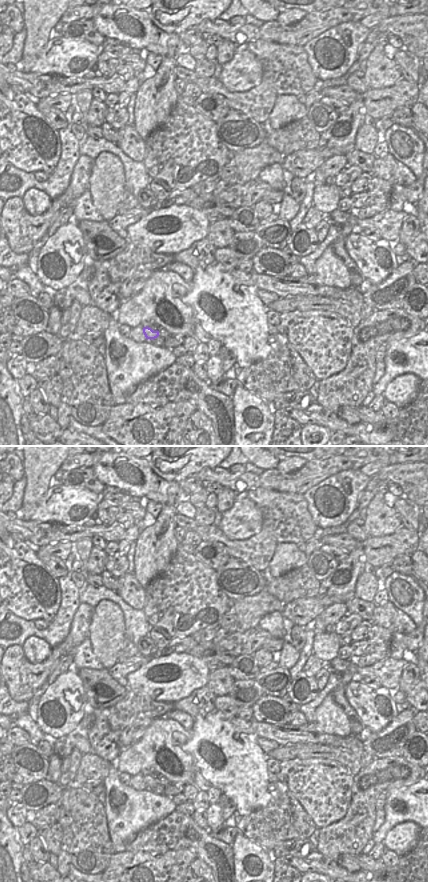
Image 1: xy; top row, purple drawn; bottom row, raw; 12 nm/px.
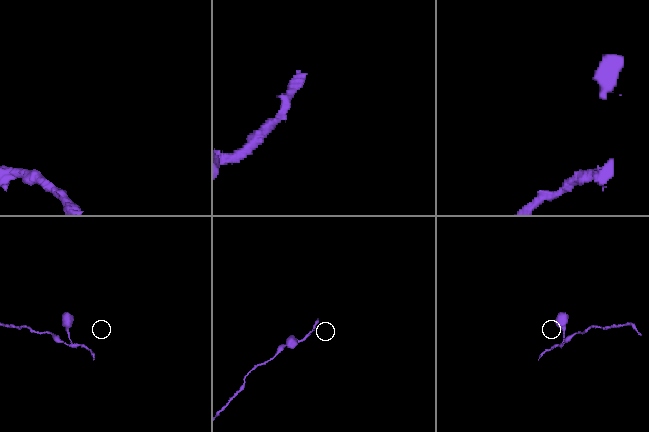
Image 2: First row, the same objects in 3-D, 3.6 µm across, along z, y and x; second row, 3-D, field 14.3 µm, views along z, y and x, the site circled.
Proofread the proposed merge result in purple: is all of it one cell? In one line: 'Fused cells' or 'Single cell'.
Single cell.

